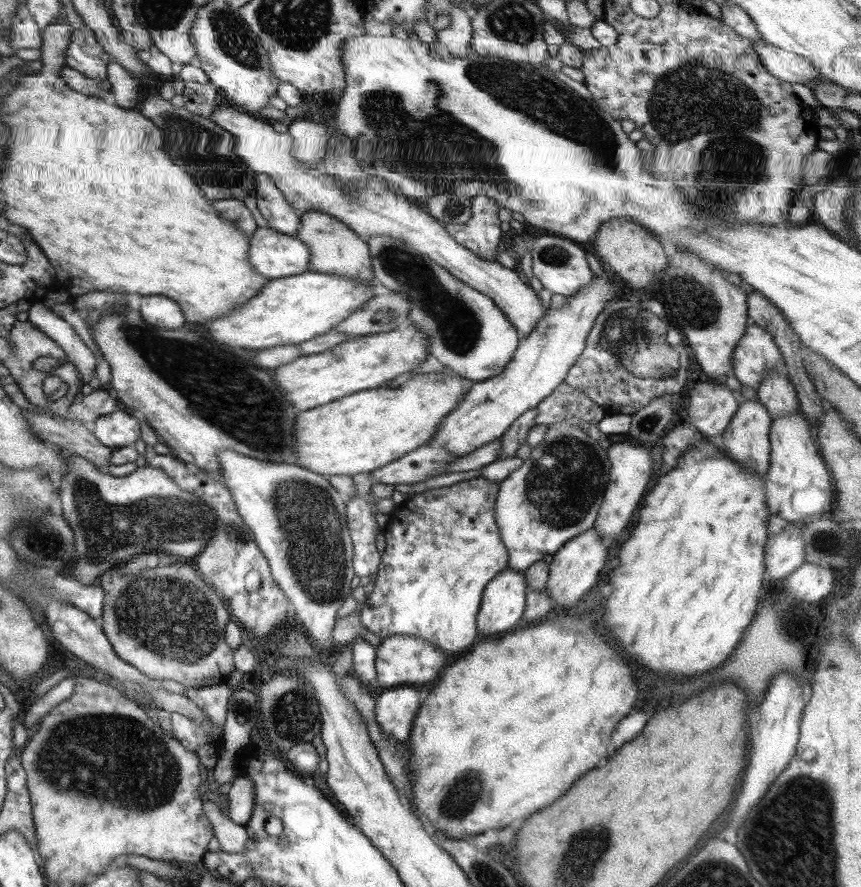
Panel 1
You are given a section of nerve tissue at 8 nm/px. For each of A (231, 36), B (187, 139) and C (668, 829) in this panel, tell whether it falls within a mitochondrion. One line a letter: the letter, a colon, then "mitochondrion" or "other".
A: mitochondrion
B: mitochondrion
C: other

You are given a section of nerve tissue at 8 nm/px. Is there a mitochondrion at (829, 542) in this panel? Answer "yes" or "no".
yes

